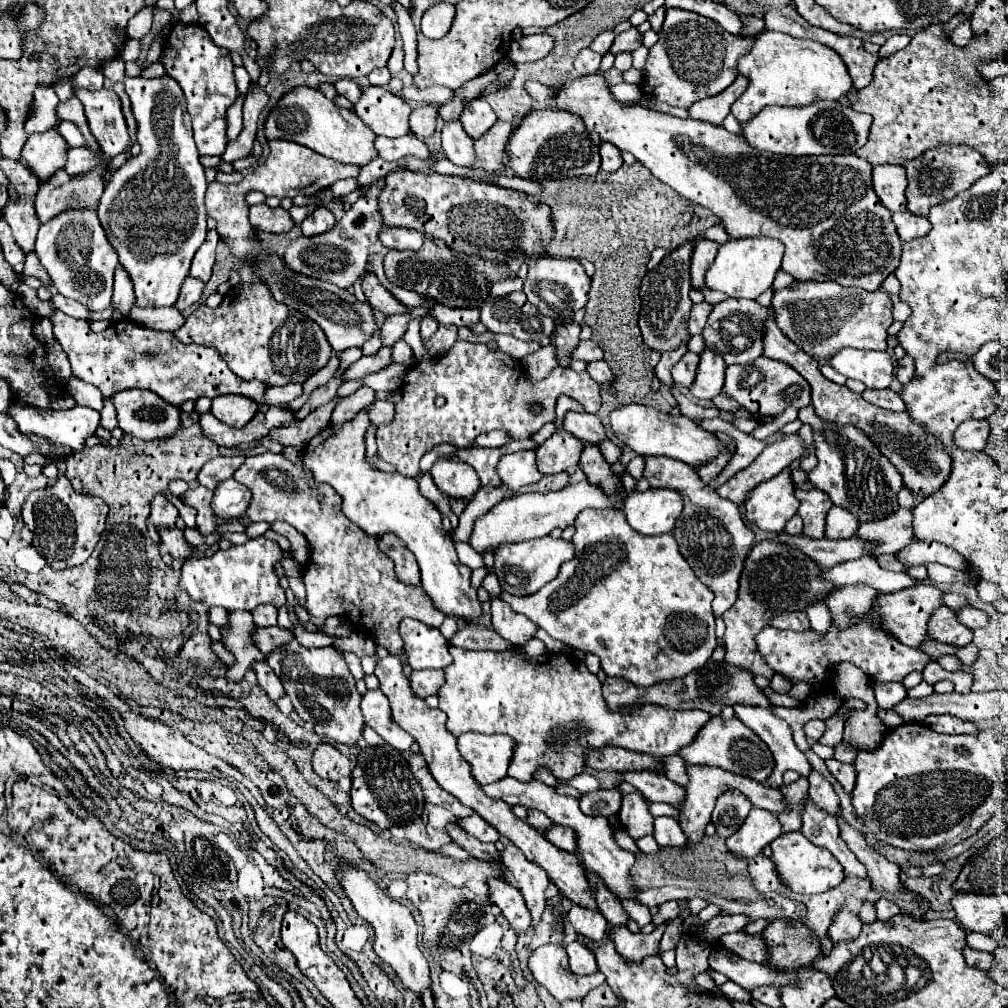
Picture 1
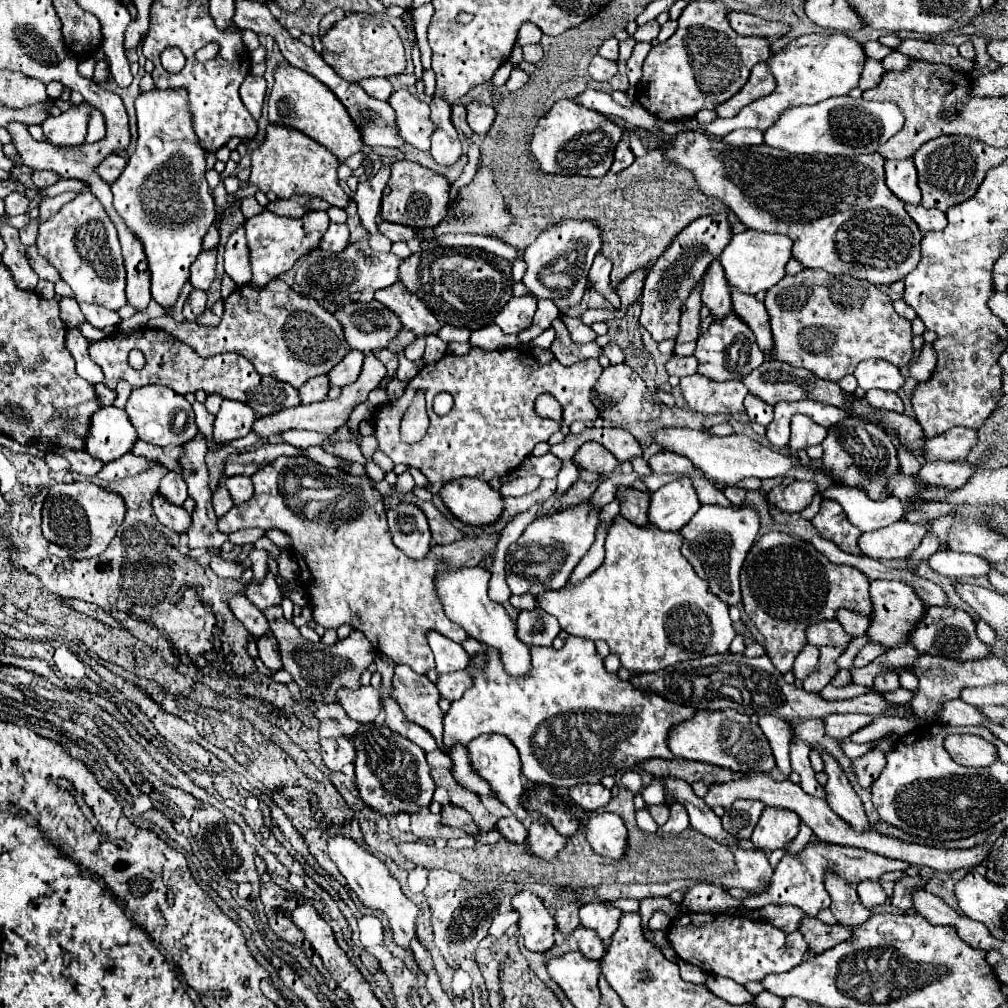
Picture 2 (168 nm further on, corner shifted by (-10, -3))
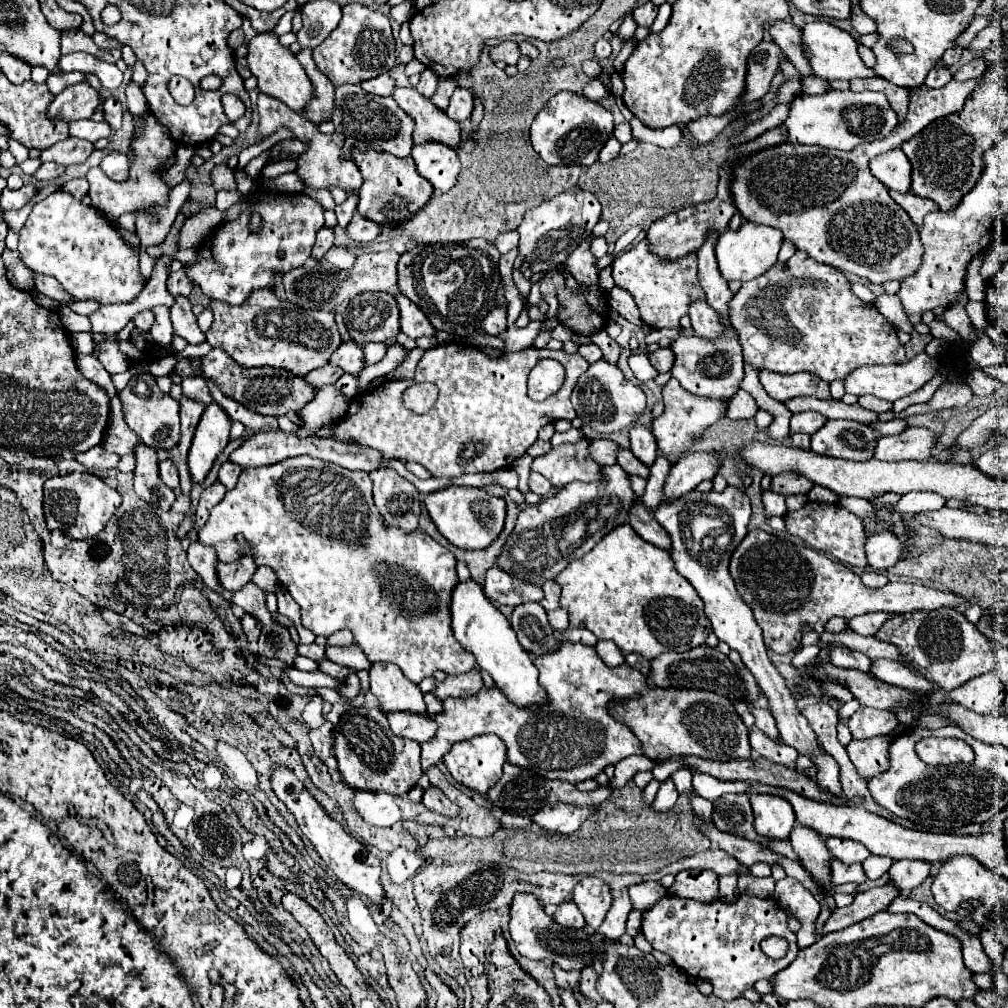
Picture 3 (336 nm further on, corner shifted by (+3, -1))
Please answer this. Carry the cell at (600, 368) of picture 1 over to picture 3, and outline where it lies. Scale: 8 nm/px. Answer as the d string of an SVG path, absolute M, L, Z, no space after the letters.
M600 359L592 363L588 371L582 373L576 381L572 391L572 405L586 427L608 435L638 423L642 413L646 411L646 395L638 385L626 381L626 377L616 365L610 365L604 359Z

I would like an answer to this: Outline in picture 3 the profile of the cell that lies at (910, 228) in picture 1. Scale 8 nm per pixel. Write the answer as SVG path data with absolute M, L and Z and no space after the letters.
M890 191L890 197L910 215L910 219L912 219L912 223L914 223L916 227L922 225L924 217L926 217L928 213L932 213L932 211L938 209L938 205L936 205L934 201L922 199L922 197L918 197L918 195L914 195L914 193L896 193L896 191Z

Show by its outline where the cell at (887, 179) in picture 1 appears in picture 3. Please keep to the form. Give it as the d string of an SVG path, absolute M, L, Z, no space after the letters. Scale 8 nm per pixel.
M892 149L886 151L870 161L870 171L872 175L882 181L888 189L898 191L898 193L908 193L910 191L910 161L902 153L902 149Z

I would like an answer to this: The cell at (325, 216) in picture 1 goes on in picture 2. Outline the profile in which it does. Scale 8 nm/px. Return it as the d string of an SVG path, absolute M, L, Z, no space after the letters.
M331 223L327 233L323 235L321 249L329 253L341 253L349 243L349 229L345 223Z

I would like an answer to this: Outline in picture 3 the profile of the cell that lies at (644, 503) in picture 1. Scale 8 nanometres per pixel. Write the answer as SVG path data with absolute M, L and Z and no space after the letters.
M692 453L680 463L676 463L664 483L662 489L662 501L672 503L680 499L682 495L696 489L696 485L704 479L712 479L718 471L716 455L710 453Z

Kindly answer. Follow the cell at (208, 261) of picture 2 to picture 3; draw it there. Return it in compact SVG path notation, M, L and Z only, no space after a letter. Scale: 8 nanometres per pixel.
M180 269L180 271L176 271L176 273L172 273L168 277L168 291L172 295L184 295L184 297L188 297L190 291L192 291L192 287L194 287L194 283L186 275L186 269Z

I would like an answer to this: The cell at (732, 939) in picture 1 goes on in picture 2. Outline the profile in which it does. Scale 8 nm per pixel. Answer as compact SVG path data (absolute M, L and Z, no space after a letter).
M683 911L675 921L671 921L667 939L683 961L701 967L705 973L729 977L741 985L761 981L767 975L791 971L809 955L809 945L799 931L785 935L769 921L753 921L745 915Z

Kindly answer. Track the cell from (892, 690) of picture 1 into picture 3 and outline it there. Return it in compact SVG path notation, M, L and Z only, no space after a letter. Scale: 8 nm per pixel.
M834 647L830 659L840 669L856 669L862 673L870 673L870 665L872 665L872 661L866 655L856 651L844 651L844 647Z

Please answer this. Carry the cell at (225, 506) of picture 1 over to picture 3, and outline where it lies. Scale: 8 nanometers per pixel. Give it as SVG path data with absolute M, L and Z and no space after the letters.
M226 461L226 463L220 467L220 471L218 471L218 481L220 481L228 491L232 491L232 489L236 487L236 481L238 481L240 471L242 471L242 469L240 469L238 465Z

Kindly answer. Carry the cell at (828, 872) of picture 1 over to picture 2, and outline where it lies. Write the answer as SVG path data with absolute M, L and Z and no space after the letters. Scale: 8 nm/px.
M811 841L803 849L803 853L785 855L781 859L781 863L777 865L777 869L773 873L773 883L771 883L767 893L747 897L739 903L747 905L749 909L761 909L769 903L777 903L777 905L787 903L787 905L799 907L807 917L817 917L817 913L821 909L827 909L831 905L831 897L829 897L829 893L823 885L823 877L825 877L827 867L835 869L847 883L855 885L859 881L867 881L867 879L879 879L887 871L905 871L909 867L909 863L895 861L895 859L889 859L889 857L883 857L883 855L875 855L871 851L865 851L865 849L831 845L831 843L823 843L823 841Z

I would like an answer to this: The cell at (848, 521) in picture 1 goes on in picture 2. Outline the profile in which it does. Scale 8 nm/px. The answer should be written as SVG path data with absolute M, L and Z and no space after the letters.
M831 485L821 493L821 497L835 499L843 507L847 519L863 533L887 527L905 517L905 507L897 497L873 501L861 489L847 485Z

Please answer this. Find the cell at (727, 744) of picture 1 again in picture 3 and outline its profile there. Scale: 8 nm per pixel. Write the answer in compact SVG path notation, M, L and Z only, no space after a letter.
M650 687L650 695L640 695L626 703L612 703L610 709L634 731L642 741L644 755L652 761L664 761L674 755L696 755L712 761L752 757L748 727L724 695L712 691L670 691Z

